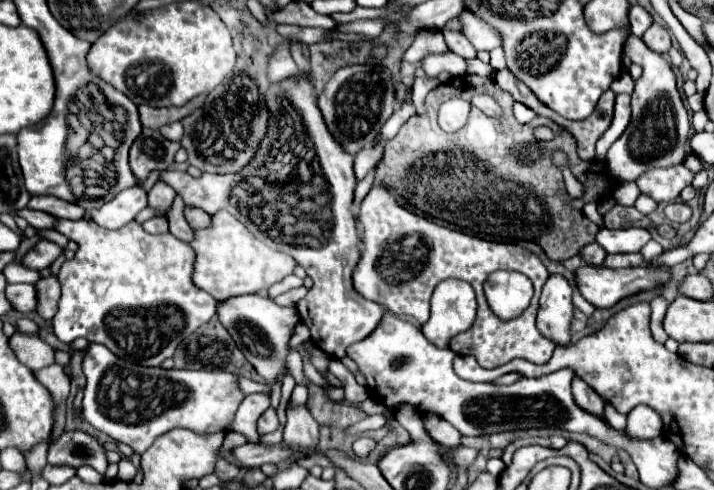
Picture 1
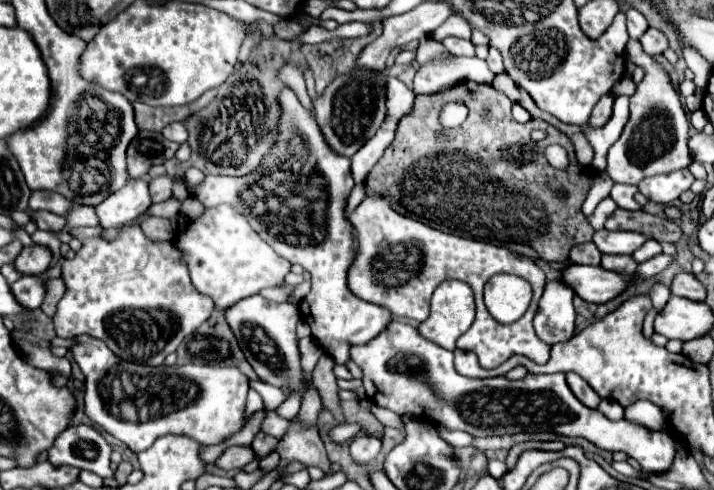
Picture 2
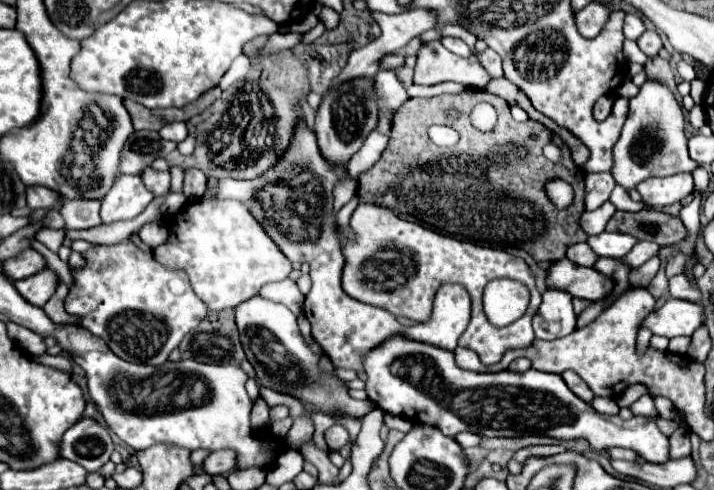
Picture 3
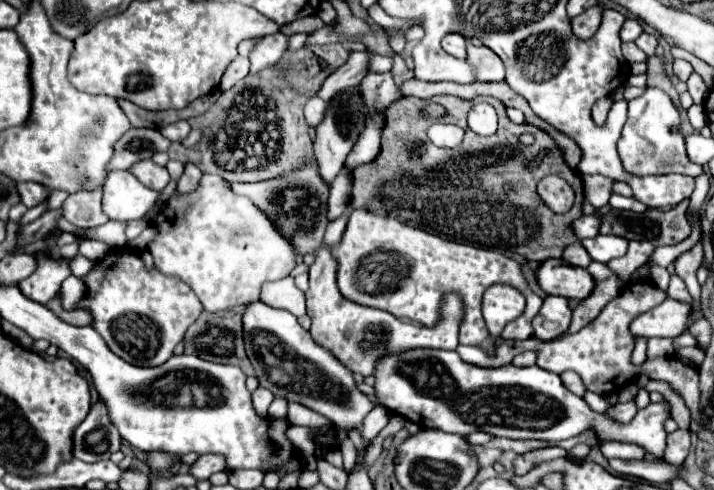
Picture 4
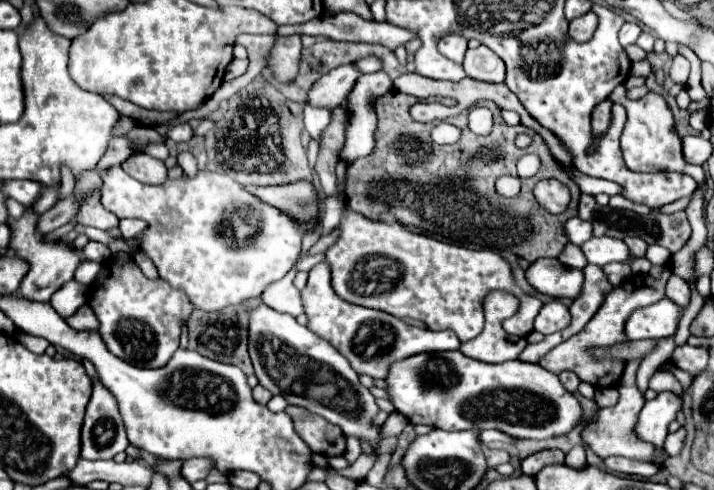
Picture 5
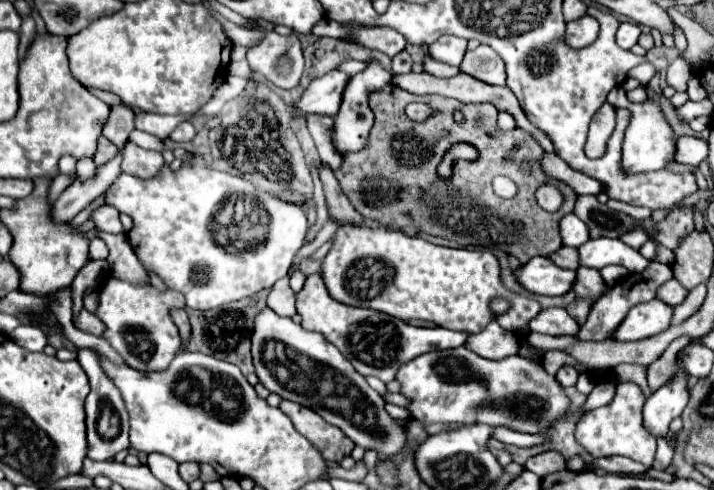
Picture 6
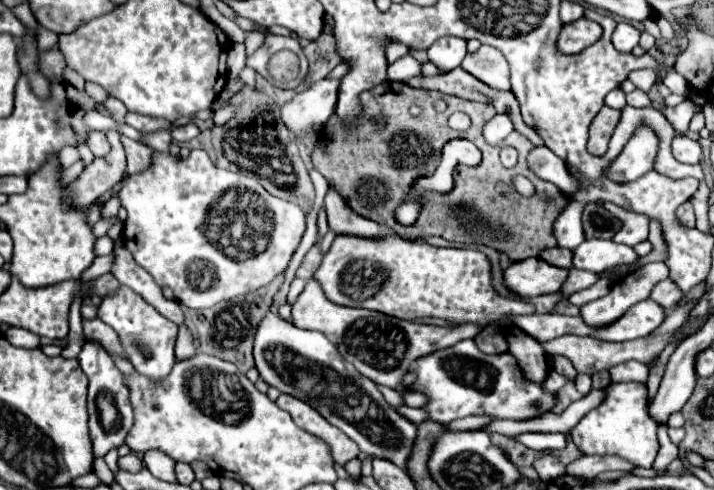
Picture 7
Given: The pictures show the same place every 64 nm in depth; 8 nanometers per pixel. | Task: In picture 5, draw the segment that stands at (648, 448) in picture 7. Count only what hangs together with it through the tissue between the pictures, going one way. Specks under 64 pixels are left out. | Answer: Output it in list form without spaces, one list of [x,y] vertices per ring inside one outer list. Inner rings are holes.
[[[632,360],[626,364],[628,370],[624,370],[624,378],[620,380],[620,398],[616,406],[610,408],[600,408],[596,410],[596,414],[584,424],[582,428],[582,442],[594,450],[594,454],[598,454],[600,458],[608,458],[608,456],[624,456],[624,458],[632,458],[632,460],[642,460],[648,462],[652,460],[654,454],[654,446],[646,440],[642,440],[636,434],[636,422],[638,422],[638,414],[644,406],[644,396],[636,386],[636,370],[638,370],[640,360]]]

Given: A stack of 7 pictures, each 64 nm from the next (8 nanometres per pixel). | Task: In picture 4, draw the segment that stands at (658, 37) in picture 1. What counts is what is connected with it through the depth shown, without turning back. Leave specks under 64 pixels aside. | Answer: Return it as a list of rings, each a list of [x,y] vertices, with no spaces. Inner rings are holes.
[[[642,32],[642,34],[636,38],[636,46],[638,46],[640,50],[644,50],[648,56],[654,56],[656,44],[658,44],[656,36],[652,36],[652,34],[646,34],[646,32]]]

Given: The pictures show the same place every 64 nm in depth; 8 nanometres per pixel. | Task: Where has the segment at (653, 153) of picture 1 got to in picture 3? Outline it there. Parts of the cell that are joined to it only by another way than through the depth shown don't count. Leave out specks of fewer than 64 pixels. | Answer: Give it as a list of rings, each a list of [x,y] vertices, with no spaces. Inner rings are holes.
[[[625,40],[624,42],[624,57],[628,62],[644,64],[648,58],[646,54],[636,46],[636,41]],[[644,84],[640,94],[630,100],[628,120],[614,146],[614,180],[624,188],[634,188],[650,176],[670,176],[678,172],[694,172],[696,162],[690,160],[684,136],[684,114],[674,94],[662,84]]]

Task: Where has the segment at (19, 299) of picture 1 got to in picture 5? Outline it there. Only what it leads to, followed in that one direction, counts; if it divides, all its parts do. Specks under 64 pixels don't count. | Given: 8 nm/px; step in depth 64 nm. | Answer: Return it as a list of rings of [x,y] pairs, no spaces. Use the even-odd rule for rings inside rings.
[[[24,206],[24,214],[20,218],[12,218],[8,216],[8,226],[12,228],[12,242],[10,248],[16,252],[16,256],[20,260],[24,260],[28,264],[28,272],[22,278],[20,290],[18,294],[28,298],[28,300],[36,300],[36,302],[48,302],[50,296],[62,288],[62,284],[70,282],[74,278],[74,272],[78,268],[78,264],[84,260],[82,250],[76,250],[74,246],[62,242],[62,240],[52,240],[46,242],[44,234],[38,232],[38,214],[34,212],[32,206]]]

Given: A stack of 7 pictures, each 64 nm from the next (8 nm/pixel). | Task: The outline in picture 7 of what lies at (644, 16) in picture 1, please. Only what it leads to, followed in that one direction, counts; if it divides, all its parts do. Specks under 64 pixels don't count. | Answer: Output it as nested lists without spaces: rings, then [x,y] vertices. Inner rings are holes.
[[[620,22],[612,34],[612,44],[620,52],[632,52],[632,48],[638,44],[640,30],[636,30],[632,24]]]

